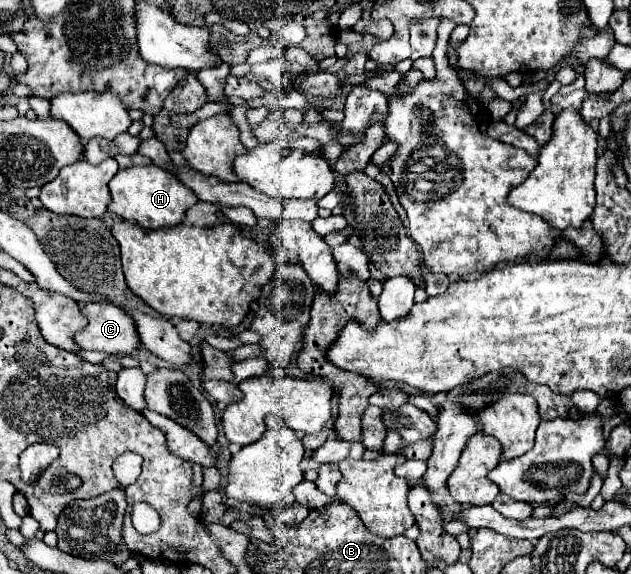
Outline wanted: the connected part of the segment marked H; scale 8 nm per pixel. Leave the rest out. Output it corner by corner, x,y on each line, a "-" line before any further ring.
141,165
141,167
127,167
121,169
109,183
111,189
111,203
109,211
117,213
119,217
137,223
143,229
161,229
161,227
175,227
185,221
185,211
195,205
199,199
191,189
181,185
181,181
157,167
157,165

